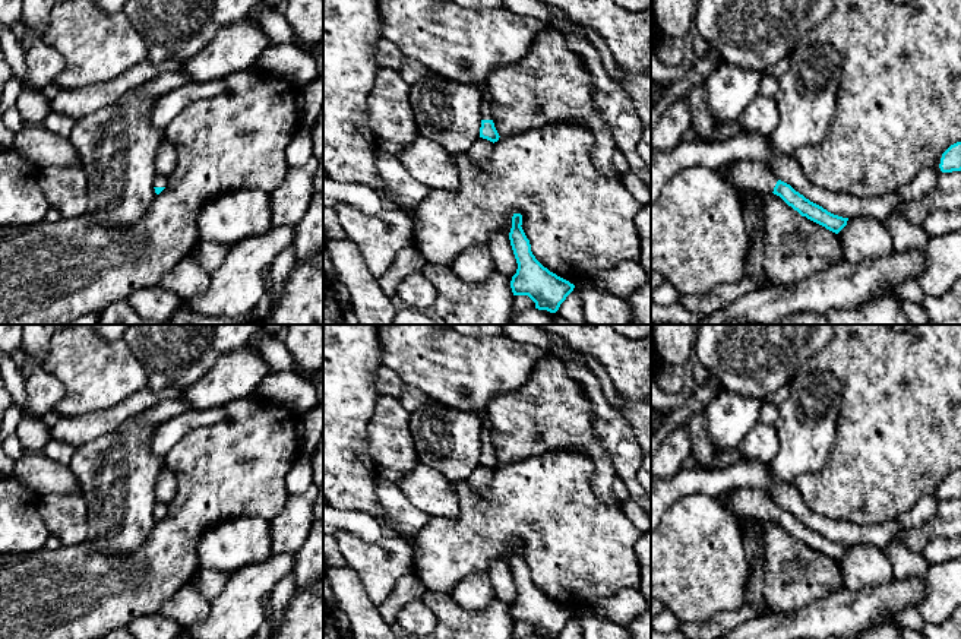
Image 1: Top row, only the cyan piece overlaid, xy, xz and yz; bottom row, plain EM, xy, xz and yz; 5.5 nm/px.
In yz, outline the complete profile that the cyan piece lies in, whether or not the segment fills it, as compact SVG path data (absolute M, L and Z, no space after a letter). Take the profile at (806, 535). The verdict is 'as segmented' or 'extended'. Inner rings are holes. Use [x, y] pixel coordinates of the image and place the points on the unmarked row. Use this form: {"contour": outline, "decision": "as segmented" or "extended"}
{"contour": "M734 488L730 493L728 509L739 519L774 521L802 544L806 544L835 562L847 553L848 545L834 542L822 534L810 529L790 512L778 507L765 490Z", "decision": "extended"}

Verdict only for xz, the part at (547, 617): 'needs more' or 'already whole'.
already whole

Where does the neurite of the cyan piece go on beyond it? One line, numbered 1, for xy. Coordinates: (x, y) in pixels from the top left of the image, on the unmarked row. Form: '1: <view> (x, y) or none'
1: xy (158, 509)

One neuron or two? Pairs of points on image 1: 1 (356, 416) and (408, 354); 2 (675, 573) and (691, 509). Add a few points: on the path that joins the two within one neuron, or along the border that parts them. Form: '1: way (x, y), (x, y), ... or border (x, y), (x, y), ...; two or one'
1: border (378, 339), (382, 364); two
2: way (689, 557), (691, 525); one

